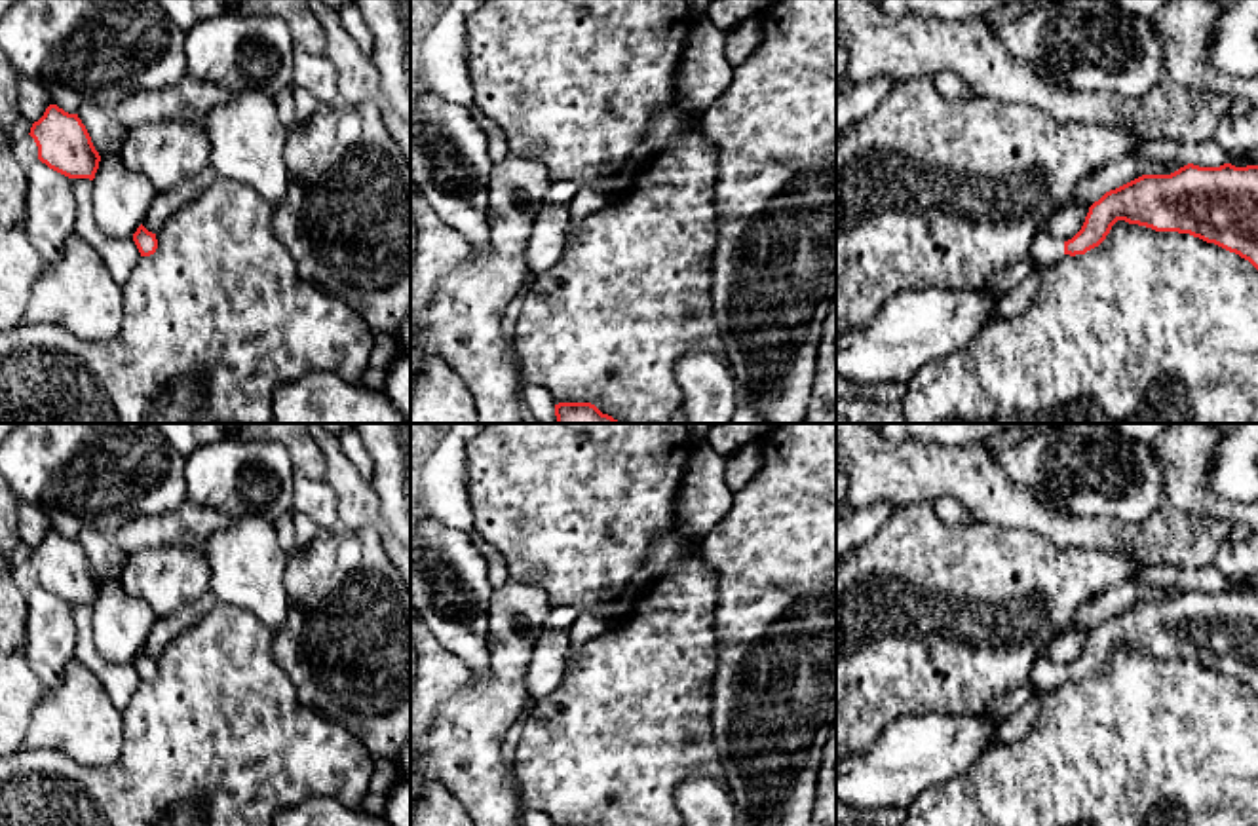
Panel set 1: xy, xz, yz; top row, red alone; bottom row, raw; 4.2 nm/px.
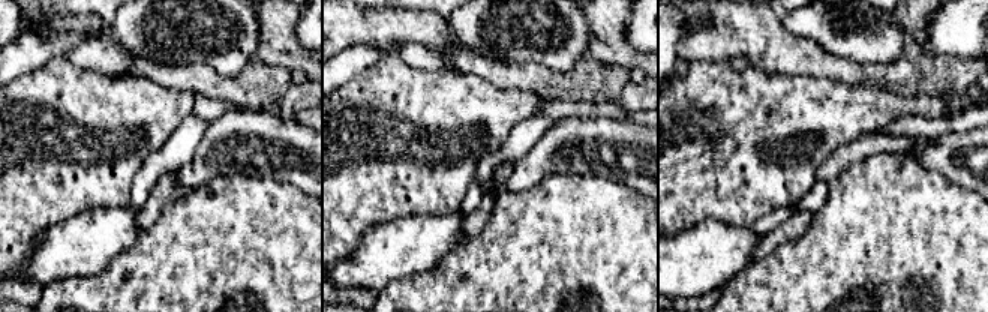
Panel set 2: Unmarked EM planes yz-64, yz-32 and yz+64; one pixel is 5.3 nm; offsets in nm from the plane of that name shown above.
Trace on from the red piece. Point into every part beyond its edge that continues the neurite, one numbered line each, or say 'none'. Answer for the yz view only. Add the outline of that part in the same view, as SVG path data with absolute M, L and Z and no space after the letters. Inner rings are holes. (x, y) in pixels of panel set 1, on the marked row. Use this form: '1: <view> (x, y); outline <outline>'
1: yz (1048, 249); outline M1039 234L1034 247L1030 249L1034 270L1047 270L1062 256L1064 256L1064 241L1049 234Z

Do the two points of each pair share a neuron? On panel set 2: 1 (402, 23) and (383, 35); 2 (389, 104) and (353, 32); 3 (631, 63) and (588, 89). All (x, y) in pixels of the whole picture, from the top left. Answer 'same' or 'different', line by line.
1: same
2: different
3: different

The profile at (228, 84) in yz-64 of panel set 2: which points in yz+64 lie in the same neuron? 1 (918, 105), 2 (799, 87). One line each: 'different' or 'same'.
1: different
2: different

